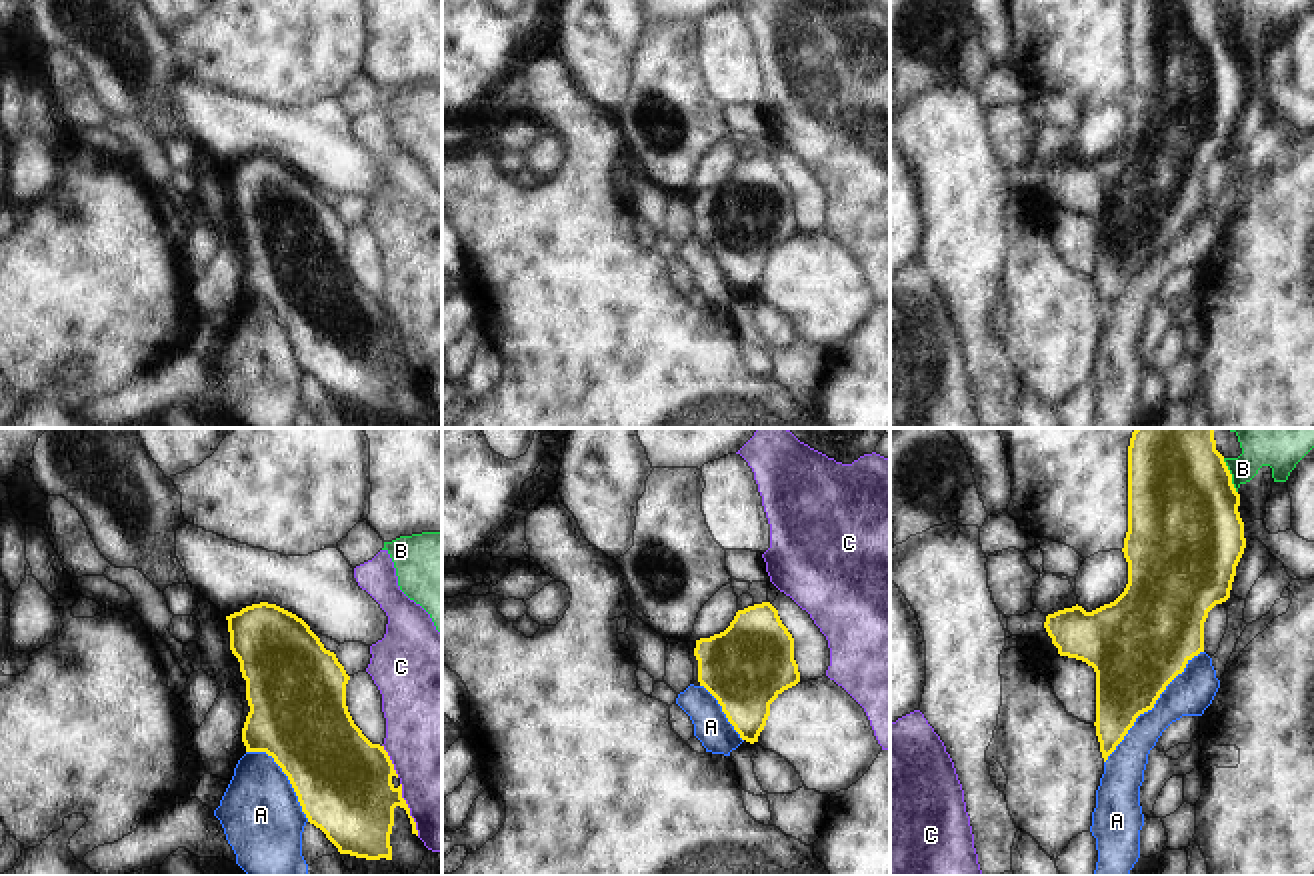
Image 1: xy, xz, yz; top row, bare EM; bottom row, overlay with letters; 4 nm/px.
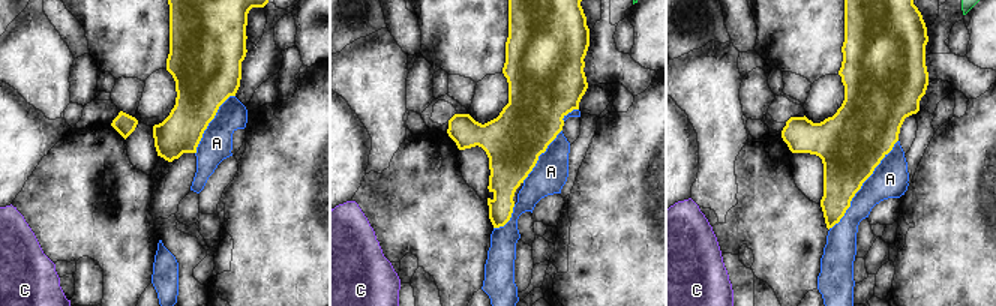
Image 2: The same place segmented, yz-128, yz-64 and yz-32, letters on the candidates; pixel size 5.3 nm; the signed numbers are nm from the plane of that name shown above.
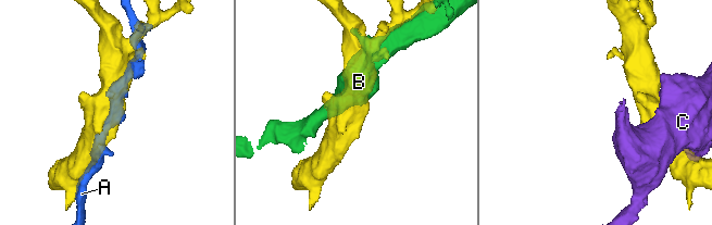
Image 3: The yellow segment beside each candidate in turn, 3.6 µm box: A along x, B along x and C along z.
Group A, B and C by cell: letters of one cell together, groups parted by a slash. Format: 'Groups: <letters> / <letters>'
Groups: A / B / C

